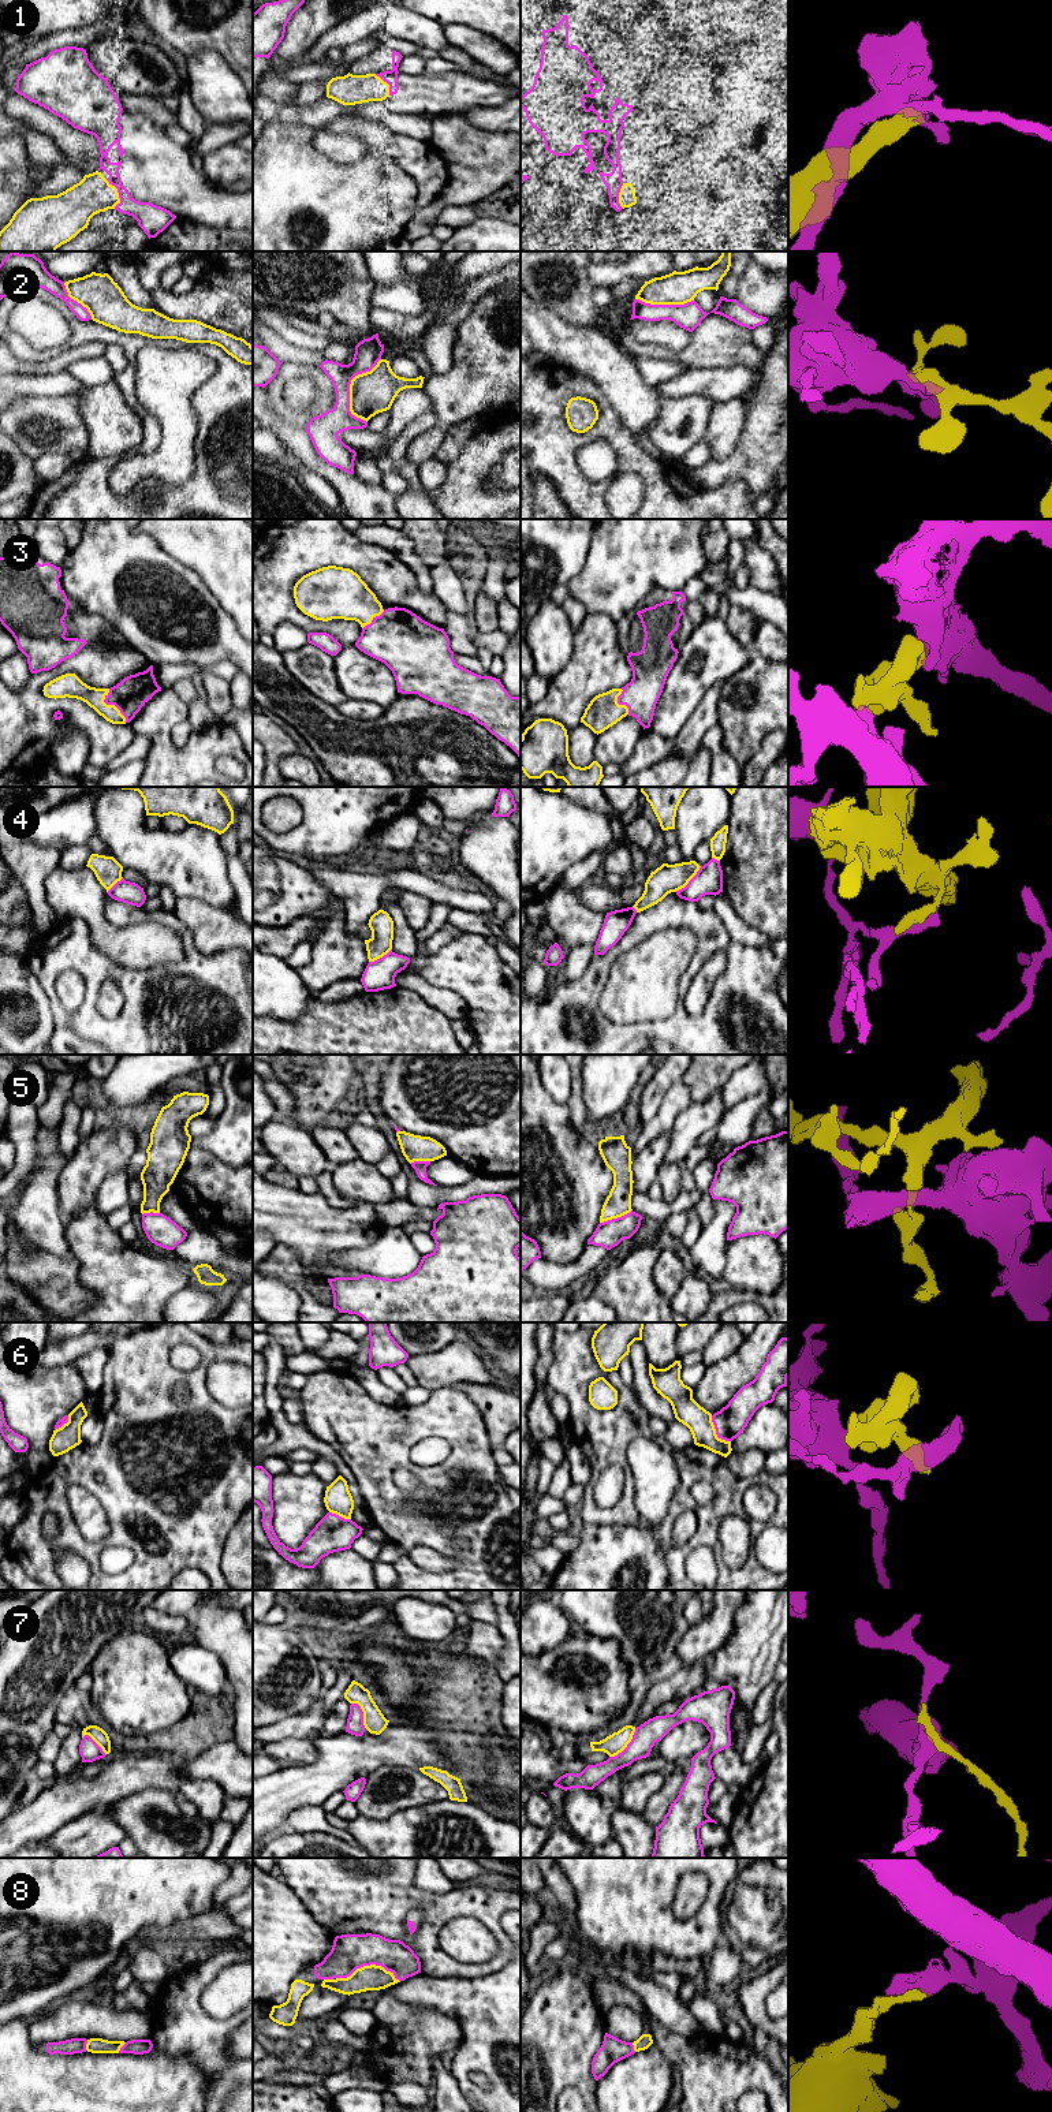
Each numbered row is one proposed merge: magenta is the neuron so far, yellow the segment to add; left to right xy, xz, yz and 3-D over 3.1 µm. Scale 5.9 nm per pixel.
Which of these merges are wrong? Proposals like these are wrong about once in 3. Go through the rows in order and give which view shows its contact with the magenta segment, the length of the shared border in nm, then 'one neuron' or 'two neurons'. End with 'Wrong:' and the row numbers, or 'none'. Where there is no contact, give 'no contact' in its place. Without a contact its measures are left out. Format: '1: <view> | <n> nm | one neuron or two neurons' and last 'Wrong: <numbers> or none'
1: xy | 180 nm | two neurons
2: xz | 400 nm | two neurons
3: xy | 220 nm | one neuron
4: yz | 220 nm | two neurons
5: yz | 200 nm | two neurons
6: yz | 200 nm | two neurons
7: yz | 240 nm | two neurons
8: xz | 380 nm | one neuron
Wrong: 1, 2, 4, 5, 6, 7

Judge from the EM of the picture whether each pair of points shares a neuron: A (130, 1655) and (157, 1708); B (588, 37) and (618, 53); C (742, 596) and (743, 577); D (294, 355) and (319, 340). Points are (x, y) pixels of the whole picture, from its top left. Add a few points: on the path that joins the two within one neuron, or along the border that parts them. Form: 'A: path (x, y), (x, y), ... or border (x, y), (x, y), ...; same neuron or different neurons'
A: path (131, 1668), (131, 1680), (144, 1694); same neuron
B: path (594, 38), (611, 53); same neuron
C: border (734, 585), (749, 586); different neurons
D: border (302, 347), (306, 350); different neurons

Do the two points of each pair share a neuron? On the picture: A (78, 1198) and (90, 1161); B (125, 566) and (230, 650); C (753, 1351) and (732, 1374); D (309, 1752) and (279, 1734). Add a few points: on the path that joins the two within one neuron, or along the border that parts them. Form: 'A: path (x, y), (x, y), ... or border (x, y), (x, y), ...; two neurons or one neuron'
A: path (78, 1189), (78, 1182), (85, 1171); one neuron
B: path (150, 592), (181, 622), (204, 633); one neuron
C: path (750, 1357), (738, 1369); one neuron
D: border (312, 1739), (282, 1738), (267, 1743); two neurons

